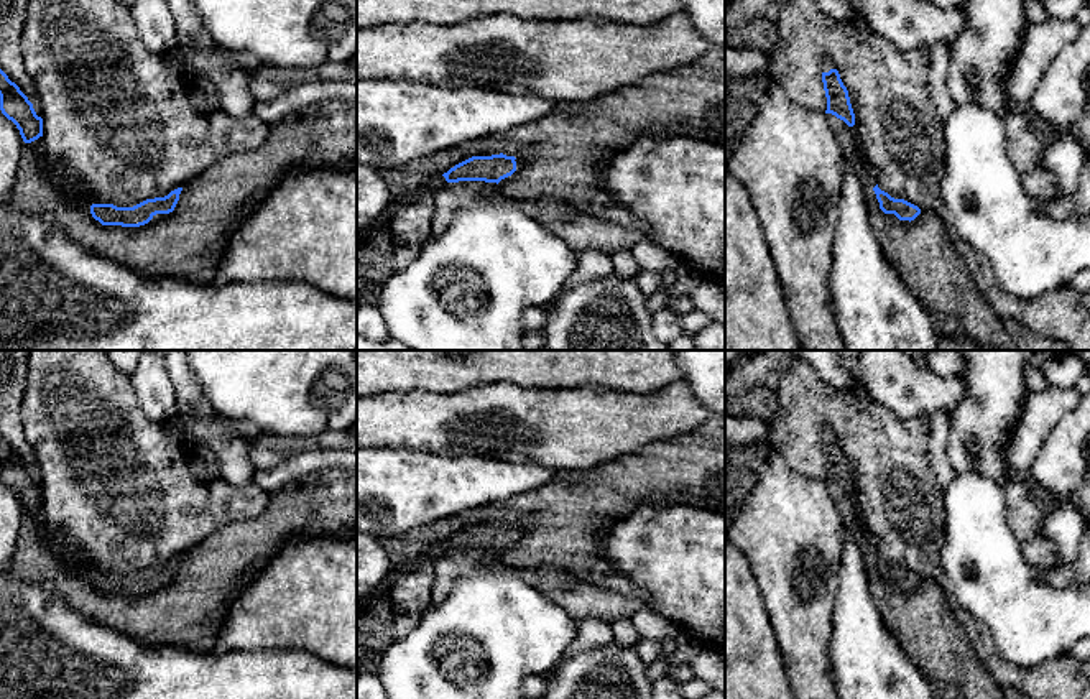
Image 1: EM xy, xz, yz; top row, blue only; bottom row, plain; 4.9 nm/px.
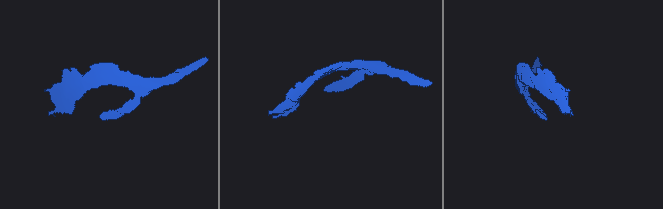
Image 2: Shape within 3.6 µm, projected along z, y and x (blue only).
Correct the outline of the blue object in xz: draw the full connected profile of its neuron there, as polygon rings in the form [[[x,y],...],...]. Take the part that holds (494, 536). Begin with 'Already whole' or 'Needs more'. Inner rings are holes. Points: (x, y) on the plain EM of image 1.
Already whole. [[[503,521],[492,525],[472,525],[455,533],[442,544],[447,551],[485,549],[498,553],[501,548],[511,544],[516,539],[515,528],[515,525],[506,525]]]

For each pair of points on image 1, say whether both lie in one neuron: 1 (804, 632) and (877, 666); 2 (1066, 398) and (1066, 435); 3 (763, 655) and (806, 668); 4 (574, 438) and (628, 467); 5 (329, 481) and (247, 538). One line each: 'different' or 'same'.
1: different
2: different
3: different
4: different
5: same

